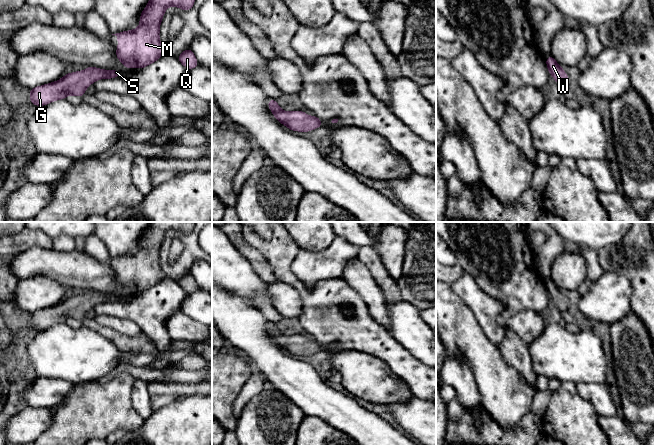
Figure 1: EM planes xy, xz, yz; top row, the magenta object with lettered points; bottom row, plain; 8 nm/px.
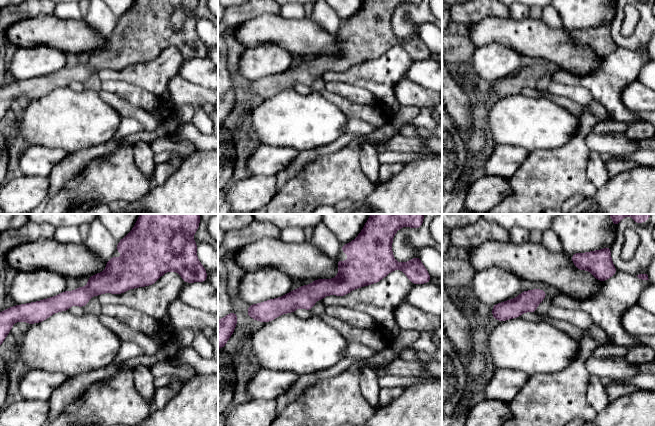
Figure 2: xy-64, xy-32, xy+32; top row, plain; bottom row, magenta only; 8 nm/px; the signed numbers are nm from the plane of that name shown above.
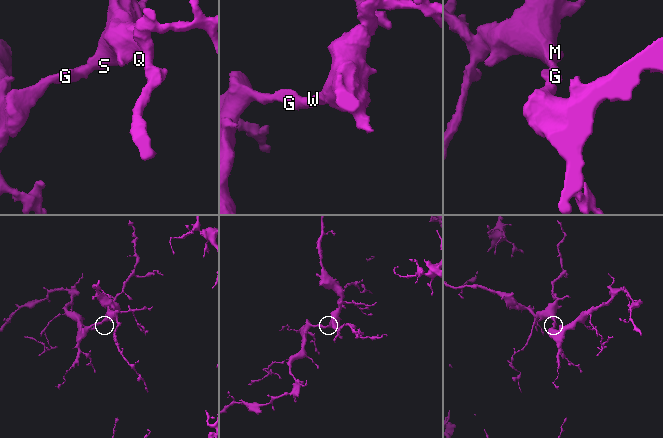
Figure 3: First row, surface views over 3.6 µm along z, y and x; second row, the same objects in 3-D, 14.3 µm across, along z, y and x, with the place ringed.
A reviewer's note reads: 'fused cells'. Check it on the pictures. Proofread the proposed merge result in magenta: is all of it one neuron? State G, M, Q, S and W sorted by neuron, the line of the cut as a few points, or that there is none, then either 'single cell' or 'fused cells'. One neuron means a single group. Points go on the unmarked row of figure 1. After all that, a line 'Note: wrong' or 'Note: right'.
groups G M Q S W; cut none; single cell
Note: wrong

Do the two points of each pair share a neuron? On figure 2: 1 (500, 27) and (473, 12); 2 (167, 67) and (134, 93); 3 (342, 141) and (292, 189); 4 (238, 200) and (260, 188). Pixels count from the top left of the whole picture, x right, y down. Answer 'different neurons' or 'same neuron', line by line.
1: different neurons
2: different neurons
3: different neurons
4: same neuron

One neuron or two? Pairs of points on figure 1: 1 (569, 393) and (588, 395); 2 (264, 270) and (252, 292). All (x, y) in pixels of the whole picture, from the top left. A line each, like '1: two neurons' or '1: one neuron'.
1: two neurons
2: two neurons

